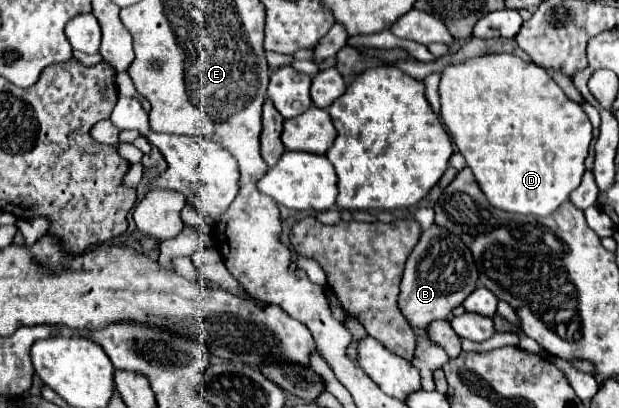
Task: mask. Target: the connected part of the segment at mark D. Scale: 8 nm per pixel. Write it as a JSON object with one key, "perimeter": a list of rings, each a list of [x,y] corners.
{"perimeter":[[[508,53],[470,57],[442,69],[438,93],[442,121],[496,209],[548,217],[580,185],[592,123],[542,67]]]}

